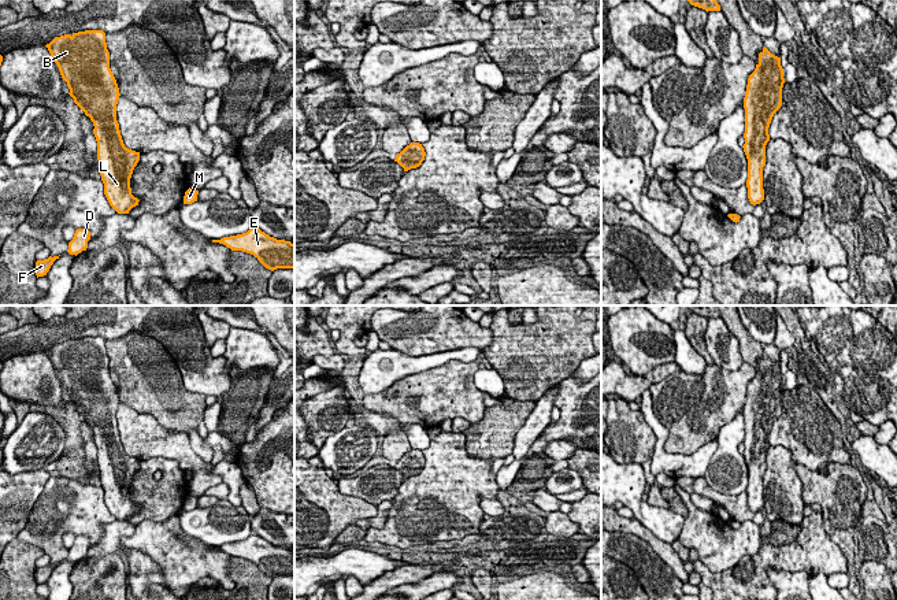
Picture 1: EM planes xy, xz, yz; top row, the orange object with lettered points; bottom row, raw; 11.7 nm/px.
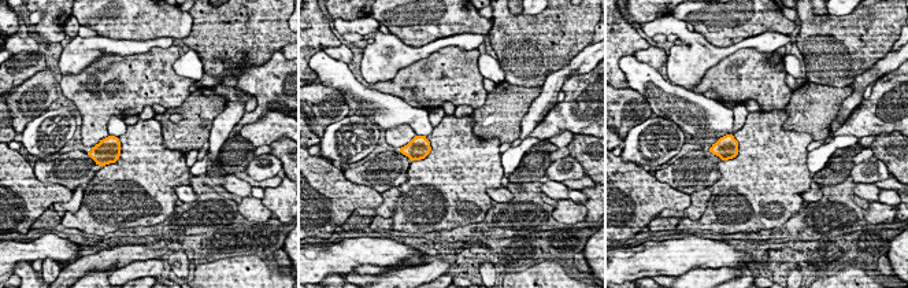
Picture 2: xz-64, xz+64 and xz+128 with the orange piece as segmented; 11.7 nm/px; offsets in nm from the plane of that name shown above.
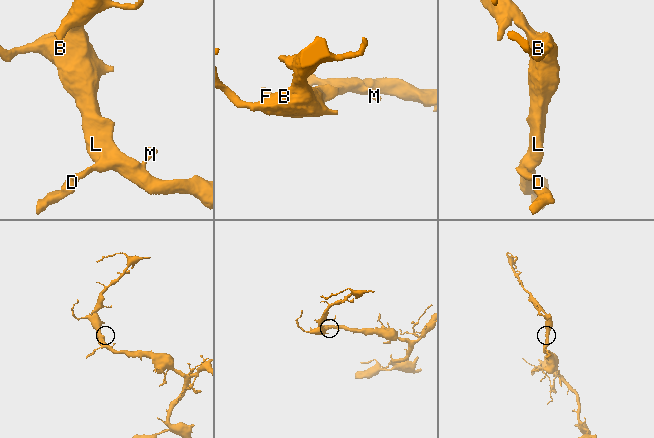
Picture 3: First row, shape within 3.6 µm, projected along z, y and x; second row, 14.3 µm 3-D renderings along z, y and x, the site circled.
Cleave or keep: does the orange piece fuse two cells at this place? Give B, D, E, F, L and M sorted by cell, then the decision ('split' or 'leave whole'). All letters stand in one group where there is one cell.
groups B D E F L M; leave whole

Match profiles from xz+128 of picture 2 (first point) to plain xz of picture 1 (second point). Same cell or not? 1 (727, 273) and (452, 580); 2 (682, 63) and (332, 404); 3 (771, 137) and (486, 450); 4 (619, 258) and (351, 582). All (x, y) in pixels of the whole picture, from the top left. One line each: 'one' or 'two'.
1: one
2: two
3: two
4: two

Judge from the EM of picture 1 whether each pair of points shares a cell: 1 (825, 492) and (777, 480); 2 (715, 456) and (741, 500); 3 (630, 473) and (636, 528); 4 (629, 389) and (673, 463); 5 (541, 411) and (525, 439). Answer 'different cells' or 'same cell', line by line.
1: different cells
2: different cells
3: different cells
4: different cells
5: same cell

